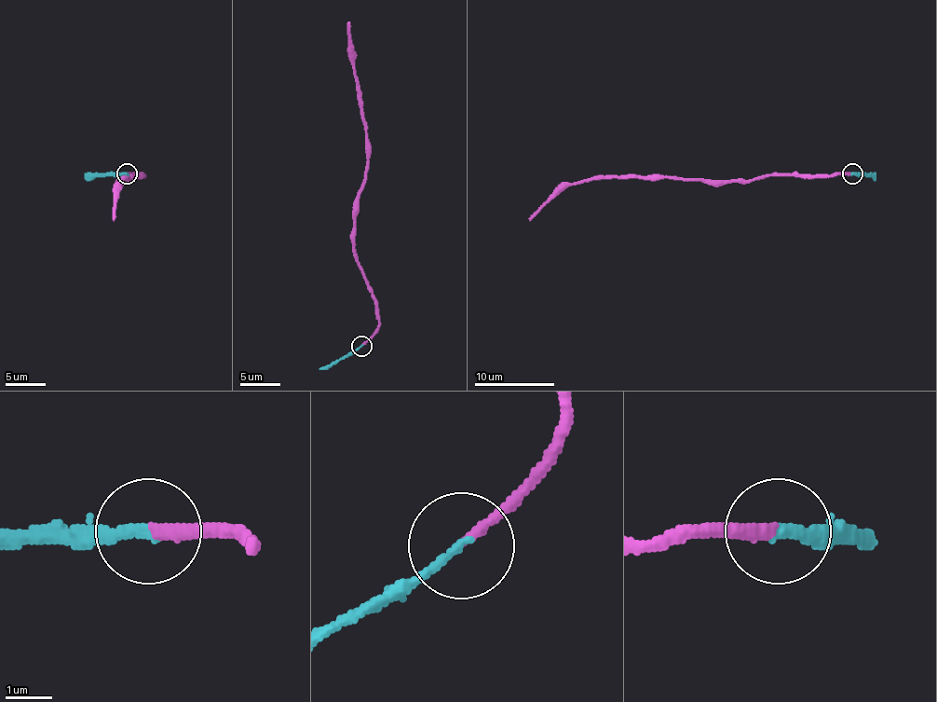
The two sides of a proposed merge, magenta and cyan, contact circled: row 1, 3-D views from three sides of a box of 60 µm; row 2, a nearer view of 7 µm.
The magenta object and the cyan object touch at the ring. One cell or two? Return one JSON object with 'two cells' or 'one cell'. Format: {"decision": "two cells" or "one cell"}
{"decision": "one cell"}

